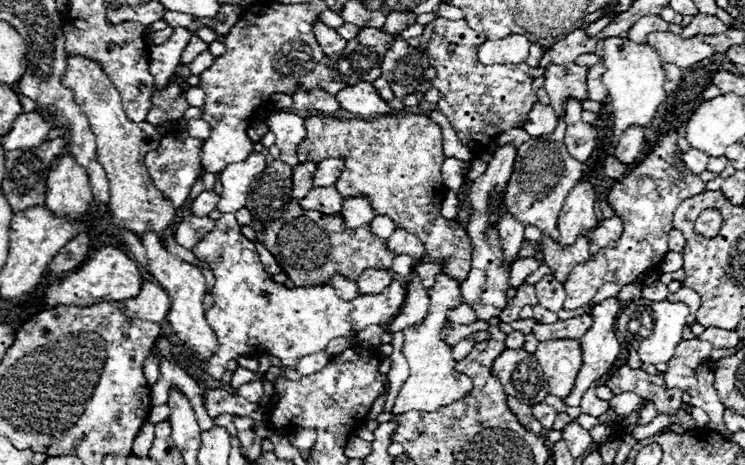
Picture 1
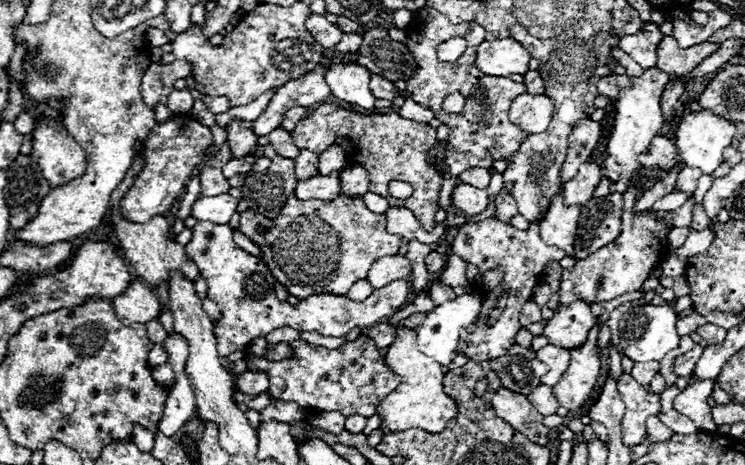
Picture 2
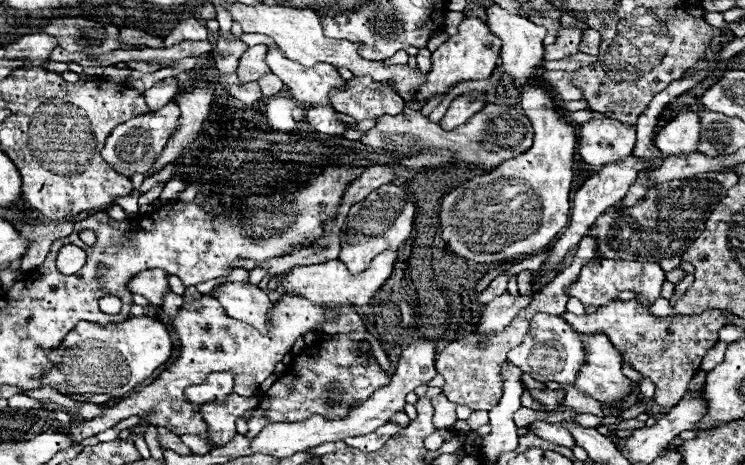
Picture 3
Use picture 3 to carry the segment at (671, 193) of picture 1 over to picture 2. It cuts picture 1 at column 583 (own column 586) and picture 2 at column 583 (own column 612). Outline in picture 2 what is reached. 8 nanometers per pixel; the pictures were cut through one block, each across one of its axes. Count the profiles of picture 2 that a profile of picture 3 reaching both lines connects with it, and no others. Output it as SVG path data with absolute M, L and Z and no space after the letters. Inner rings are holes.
M628 190L624 194L624 214L622 214L622 232L620 236L604 246L602 250L596 250L586 260L578 260L574 268L562 270L562 284L560 284L560 302L572 304L576 300L584 302L608 302L612 298L618 298L628 292L640 290L642 282L648 278L648 272L664 258L668 252L666 246L666 234L670 232L670 226L656 220L656 212L640 212L632 214L634 208L634 190Z

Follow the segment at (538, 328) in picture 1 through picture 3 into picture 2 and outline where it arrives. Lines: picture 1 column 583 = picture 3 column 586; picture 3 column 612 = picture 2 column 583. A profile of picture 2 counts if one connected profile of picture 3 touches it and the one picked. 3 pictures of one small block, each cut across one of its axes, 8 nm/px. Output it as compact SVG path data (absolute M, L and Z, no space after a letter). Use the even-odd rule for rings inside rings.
M574 302L574 306L558 304L558 310L554 310L554 316L548 320L542 334L550 338L550 344L572 350L586 342L594 324L596 316L586 302Z

